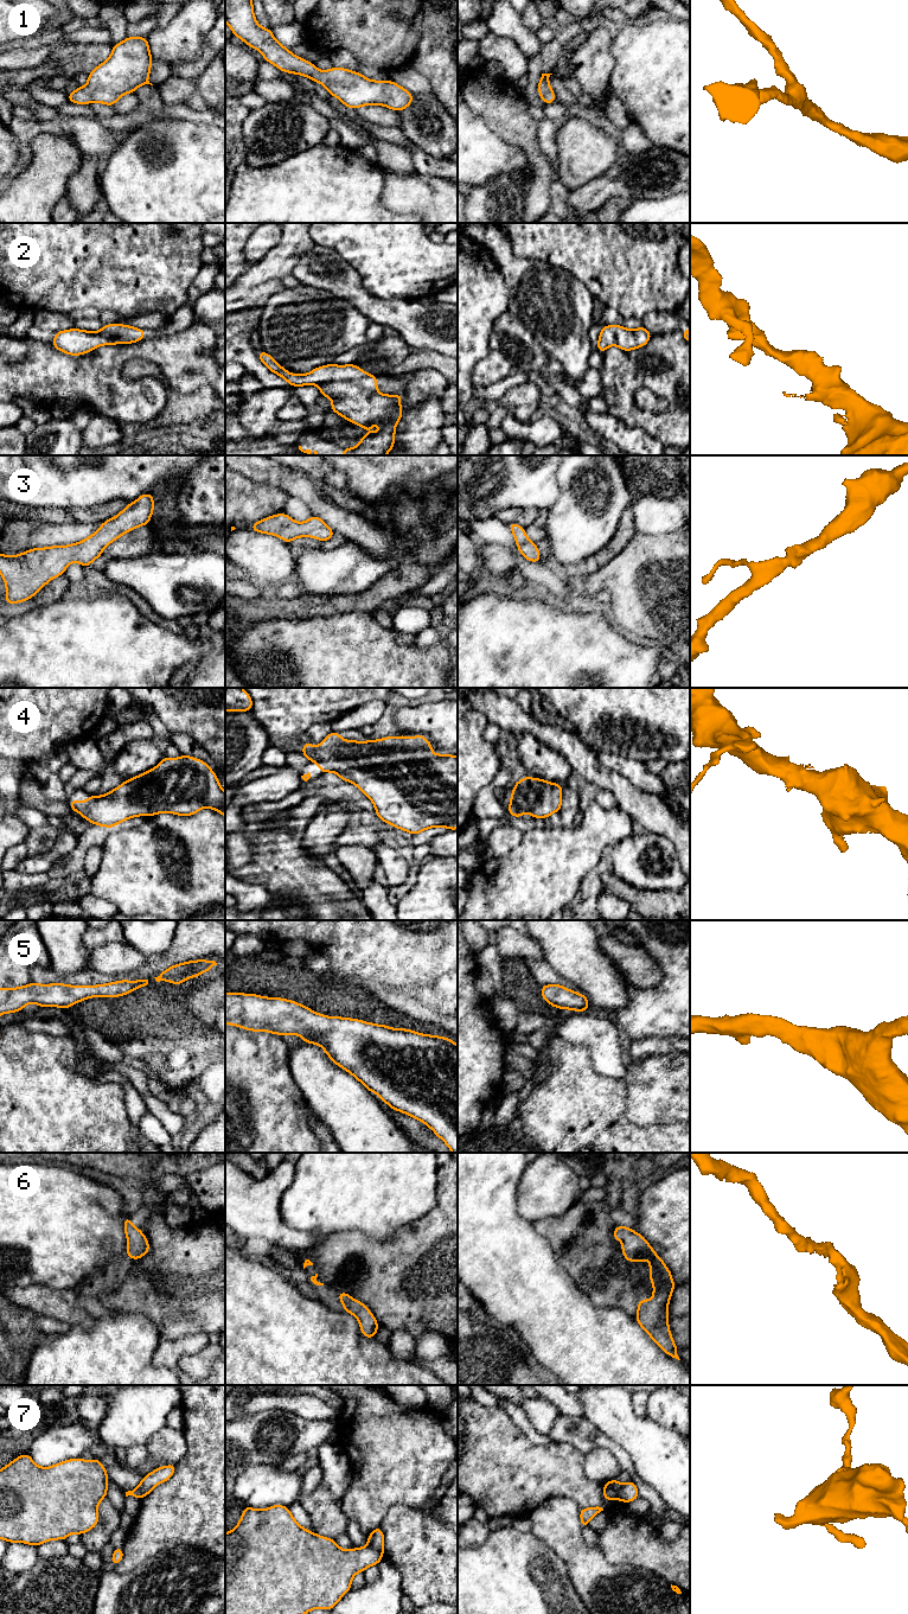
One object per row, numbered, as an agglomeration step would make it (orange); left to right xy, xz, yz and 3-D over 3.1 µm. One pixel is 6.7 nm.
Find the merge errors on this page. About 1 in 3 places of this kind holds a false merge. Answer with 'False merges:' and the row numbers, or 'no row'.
False merges: 7

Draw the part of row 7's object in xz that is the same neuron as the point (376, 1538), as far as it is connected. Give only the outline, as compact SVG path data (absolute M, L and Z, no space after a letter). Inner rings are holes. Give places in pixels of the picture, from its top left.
M381 1526L376 1527L369 1536L367 1536L369 1545L375 1548L376 1550L383 1552L384 1551L384 1535Z

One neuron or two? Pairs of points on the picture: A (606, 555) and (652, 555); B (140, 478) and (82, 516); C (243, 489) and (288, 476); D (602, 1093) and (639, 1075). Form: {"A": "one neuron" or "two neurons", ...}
{"A": "two neurons", "B": "two neurons", "C": "two neurons", "D": "two neurons"}

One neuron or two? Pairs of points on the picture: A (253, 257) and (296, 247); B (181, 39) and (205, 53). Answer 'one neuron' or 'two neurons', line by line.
A: two neurons
B: two neurons

